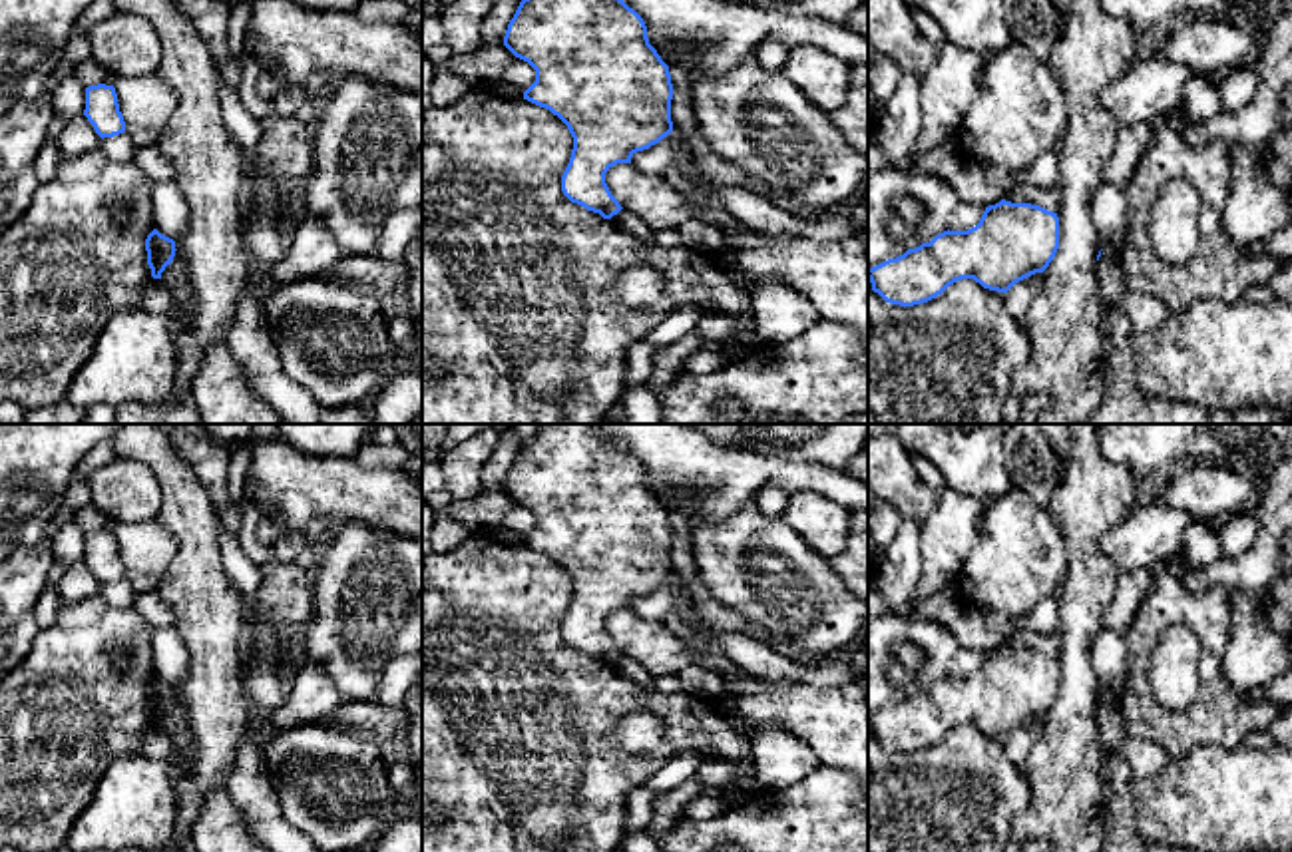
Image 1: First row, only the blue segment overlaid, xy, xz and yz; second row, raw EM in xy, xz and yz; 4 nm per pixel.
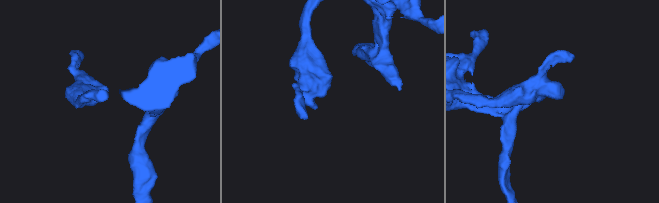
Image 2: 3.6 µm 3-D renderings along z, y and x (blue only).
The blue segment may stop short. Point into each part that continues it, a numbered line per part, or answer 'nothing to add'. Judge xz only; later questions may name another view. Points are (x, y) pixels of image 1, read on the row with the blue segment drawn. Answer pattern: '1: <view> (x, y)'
1: xz (630, 223)

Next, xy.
1: xy (174, 277)

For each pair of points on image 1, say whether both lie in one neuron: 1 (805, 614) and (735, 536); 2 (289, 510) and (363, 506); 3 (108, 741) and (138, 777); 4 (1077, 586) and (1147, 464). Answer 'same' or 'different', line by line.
1: same
2: same
3: different
4: different

